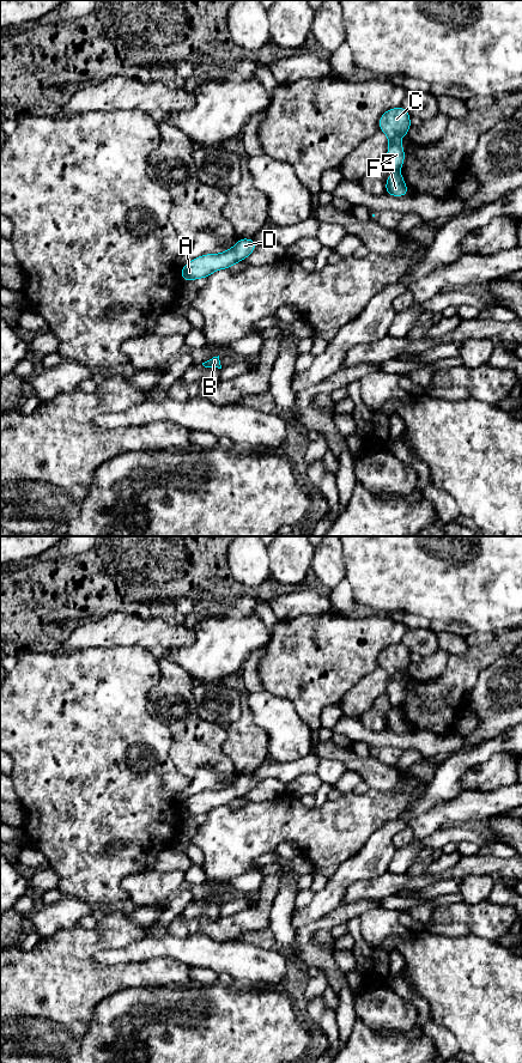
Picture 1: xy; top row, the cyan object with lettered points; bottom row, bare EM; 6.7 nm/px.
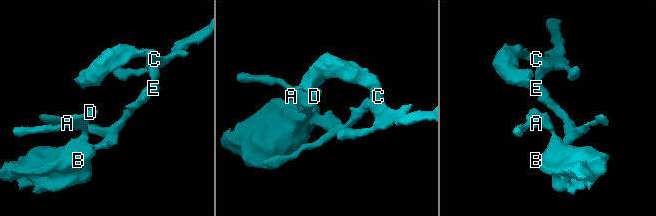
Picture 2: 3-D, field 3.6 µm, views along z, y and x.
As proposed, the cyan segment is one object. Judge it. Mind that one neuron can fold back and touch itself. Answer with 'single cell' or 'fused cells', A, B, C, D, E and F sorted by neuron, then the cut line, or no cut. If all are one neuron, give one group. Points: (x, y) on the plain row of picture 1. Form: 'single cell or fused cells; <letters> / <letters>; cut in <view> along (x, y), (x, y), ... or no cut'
fused cells; A B D E / C F; cut in xy along (394, 708), (398, 709)

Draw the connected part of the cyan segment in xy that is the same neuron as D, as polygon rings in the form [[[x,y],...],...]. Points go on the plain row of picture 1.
[[[238,775],[237,779],[230,785],[220,790],[204,790],[188,797],[181,804],[182,816],[196,816],[208,814],[212,809],[219,806],[226,806],[245,796],[255,785],[257,780],[253,775]]]

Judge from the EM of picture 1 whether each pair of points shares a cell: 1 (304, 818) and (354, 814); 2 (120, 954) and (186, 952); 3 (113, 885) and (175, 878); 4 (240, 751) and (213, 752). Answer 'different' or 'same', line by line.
1: same
2: same
3: different
4: different

